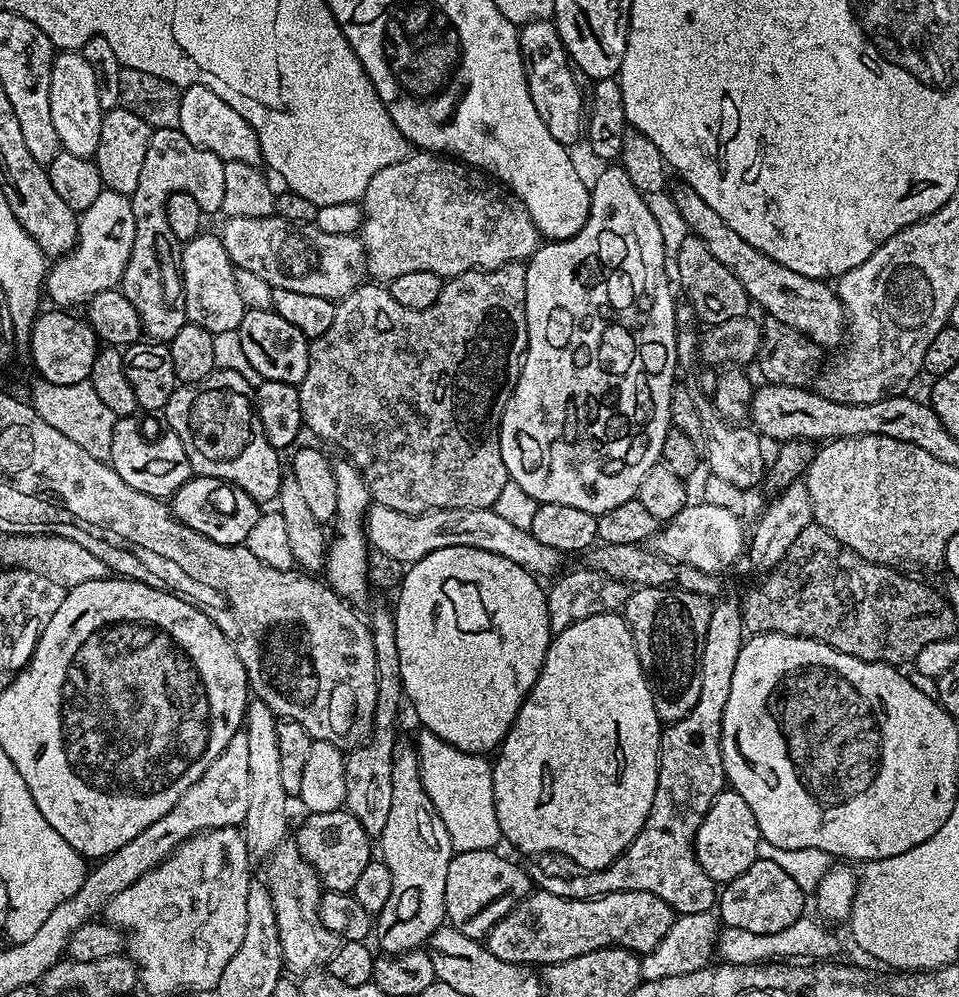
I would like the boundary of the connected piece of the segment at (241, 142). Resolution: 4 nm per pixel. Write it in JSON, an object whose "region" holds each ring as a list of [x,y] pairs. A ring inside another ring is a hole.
{"region":[[[189,84],[181,91],[178,122],[180,132],[186,134],[186,138],[190,138],[190,142],[194,142],[194,146],[218,154],[218,158],[222,161],[252,165],[261,163],[258,134],[250,126],[250,122],[246,122],[246,118],[242,118],[242,114],[238,114],[238,110],[234,110],[234,106],[222,102],[222,98],[218,98],[218,94],[214,94],[214,90],[210,90],[206,86]]]}

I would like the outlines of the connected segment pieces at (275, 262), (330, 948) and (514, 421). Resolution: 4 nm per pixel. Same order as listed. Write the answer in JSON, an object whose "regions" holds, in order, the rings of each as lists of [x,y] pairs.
{"regions":[[[[279,214],[266,217],[227,217],[223,222],[225,224],[218,229],[218,235],[222,246],[226,246],[226,254],[233,265],[259,274],[272,288],[295,290],[298,294],[315,294],[318,298],[339,302],[362,282],[362,273],[366,268],[364,246],[355,235],[326,234],[315,223],[295,224],[293,220],[287,220]]],[[[292,842],[281,844],[279,849],[267,857],[266,864],[268,864],[268,869],[265,870],[263,879],[272,894],[272,905],[278,922],[278,938],[282,938],[282,958],[285,969],[289,973],[300,972],[299,974],[327,969],[342,940],[330,930],[326,930],[326,926],[322,926],[322,918],[320,917],[322,884],[315,870],[305,862],[300,851],[296,849],[295,843]]],[[[612,180],[591,181],[590,191],[592,201],[586,209],[586,215],[583,217],[584,225],[582,226],[582,230],[578,230],[573,236],[565,240],[553,240],[551,242],[541,243],[540,247],[536,249],[535,254],[529,256],[526,261],[526,330],[528,331],[528,348],[524,352],[524,363],[520,366],[520,377],[510,394],[510,402],[506,402],[506,410],[502,414],[502,422],[500,423],[500,449],[502,450],[502,462],[508,471],[509,481],[518,486],[522,486],[522,490],[526,490],[526,494],[530,494],[530,498],[534,498],[537,505],[557,504],[558,506],[575,506],[577,510],[586,510],[590,515],[597,517],[601,516],[606,510],[614,510],[614,506],[622,506],[622,502],[630,502],[636,499],[638,486],[642,482],[642,478],[646,478],[646,470],[650,470],[650,466],[661,463],[662,442],[666,442],[666,434],[669,428],[672,427],[670,398],[672,397],[672,389],[678,380],[678,369],[676,366],[676,321],[670,318],[670,308],[668,312],[668,288],[664,284],[652,284],[651,266],[643,264],[640,261],[640,240],[638,237],[632,236],[631,230],[628,229],[627,214],[616,212],[615,182]]]]}

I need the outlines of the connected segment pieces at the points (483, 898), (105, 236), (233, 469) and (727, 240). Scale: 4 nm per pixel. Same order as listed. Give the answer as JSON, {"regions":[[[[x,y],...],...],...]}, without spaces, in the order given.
{"regions":[[[[470,850],[469,852],[456,852],[450,862],[450,870],[446,870],[446,898],[444,899],[444,914],[447,923],[456,928],[462,934],[466,934],[471,940],[483,941],[488,931],[499,920],[506,918],[510,910],[520,900],[525,900],[534,888],[534,880],[531,880],[518,865],[504,856],[499,856],[496,850]]],[[[107,190],[94,198],[94,206],[79,213],[80,225],[76,236],[76,245],[71,252],[59,257],[56,264],[47,269],[46,292],[50,297],[61,300],[61,305],[80,304],[92,299],[100,292],[105,292],[119,285],[126,270],[126,262],[134,247],[135,220],[129,197]]],[[[221,368],[196,384],[180,384],[170,394],[162,419],[172,427],[171,435],[180,441],[195,475],[235,484],[264,506],[280,492],[281,453],[270,446],[257,405],[252,405],[252,391],[254,385],[242,374]]],[[[683,182],[677,185],[676,189],[671,189],[670,195],[682,218],[686,218],[689,233],[702,238],[702,242],[706,242],[706,250],[710,250],[710,254],[714,254],[714,258],[718,258],[718,262],[722,262],[722,266],[726,266],[726,270],[730,270],[730,274],[742,282],[742,290],[746,290],[749,301],[755,307],[757,304],[762,311],[768,312],[764,314],[771,319],[798,330],[817,349],[835,349],[845,339],[844,307],[831,283],[794,274],[790,266],[782,266],[782,262],[774,262],[774,258],[762,254],[762,250],[754,250],[746,238],[734,234],[734,230],[730,230],[730,226],[718,218],[718,210],[710,210],[710,206],[691,186]]]]}

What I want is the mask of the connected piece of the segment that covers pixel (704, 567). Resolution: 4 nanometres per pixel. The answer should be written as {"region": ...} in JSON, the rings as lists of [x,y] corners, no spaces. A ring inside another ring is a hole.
{"region":[[[690,502],[674,519],[667,521],[652,537],[650,544],[660,556],[677,566],[689,564],[700,572],[724,572],[746,552],[746,528],[741,517],[703,502]]]}

